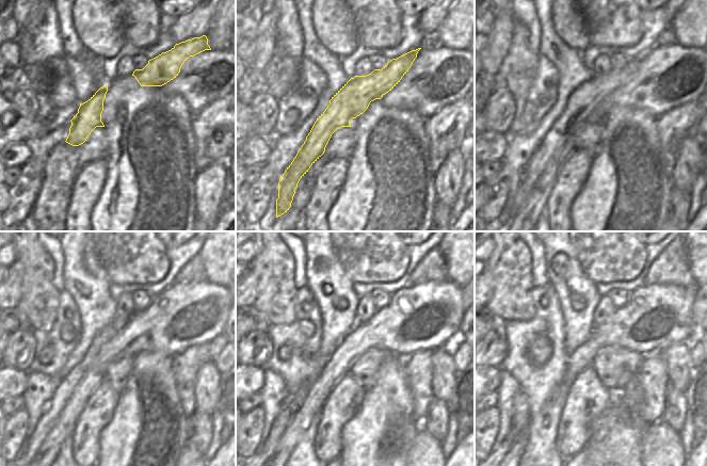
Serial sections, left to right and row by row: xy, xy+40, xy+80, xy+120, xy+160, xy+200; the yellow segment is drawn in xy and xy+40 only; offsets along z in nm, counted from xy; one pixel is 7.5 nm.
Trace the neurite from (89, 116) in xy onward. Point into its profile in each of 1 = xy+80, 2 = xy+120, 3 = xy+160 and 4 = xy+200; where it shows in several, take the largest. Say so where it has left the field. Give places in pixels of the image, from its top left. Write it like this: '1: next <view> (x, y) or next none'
1: next xy+80 (580, 105)
2: next xy+120 (50, 413)
3: next xy+160 (284, 418)
4: next xy+200 (511, 437)

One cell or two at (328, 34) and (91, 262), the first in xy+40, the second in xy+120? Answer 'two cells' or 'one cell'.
one cell

